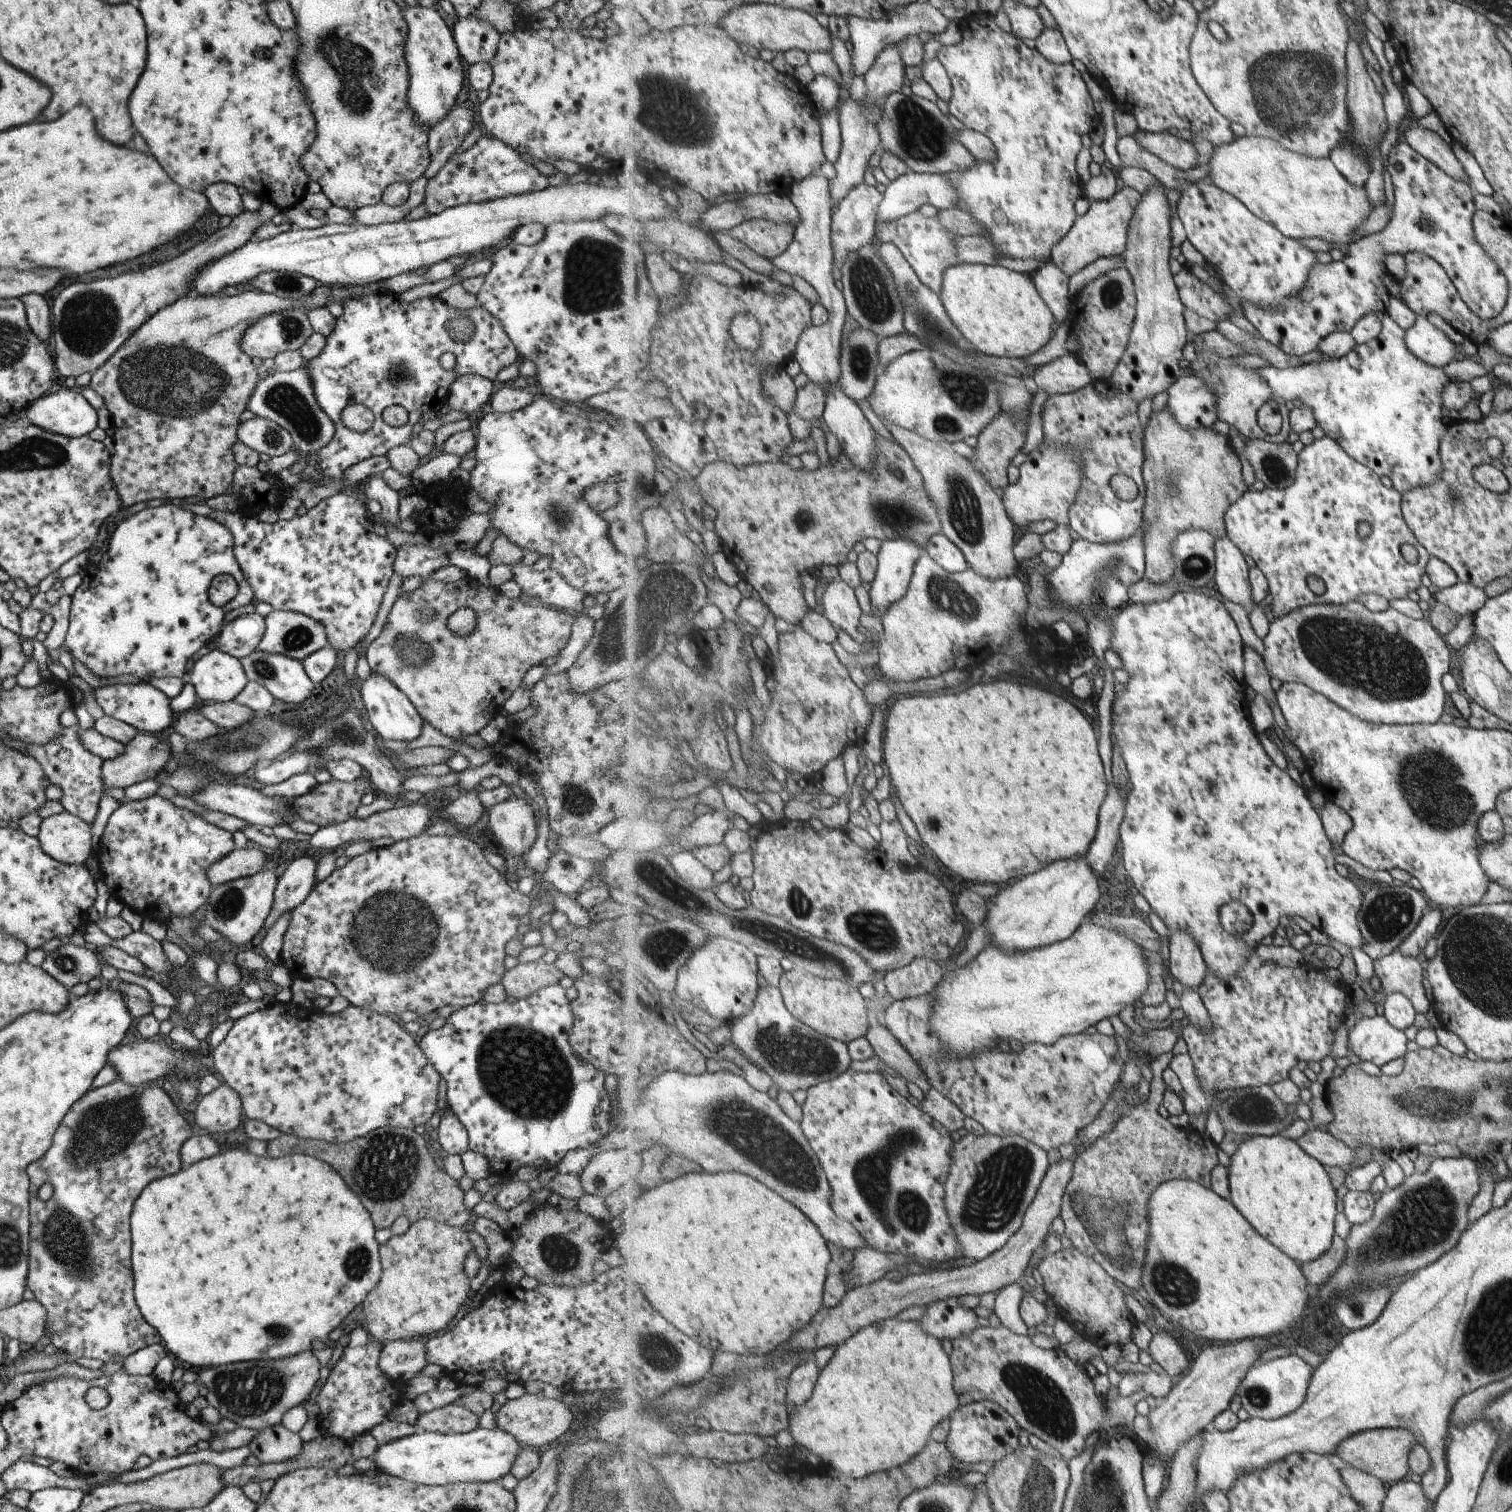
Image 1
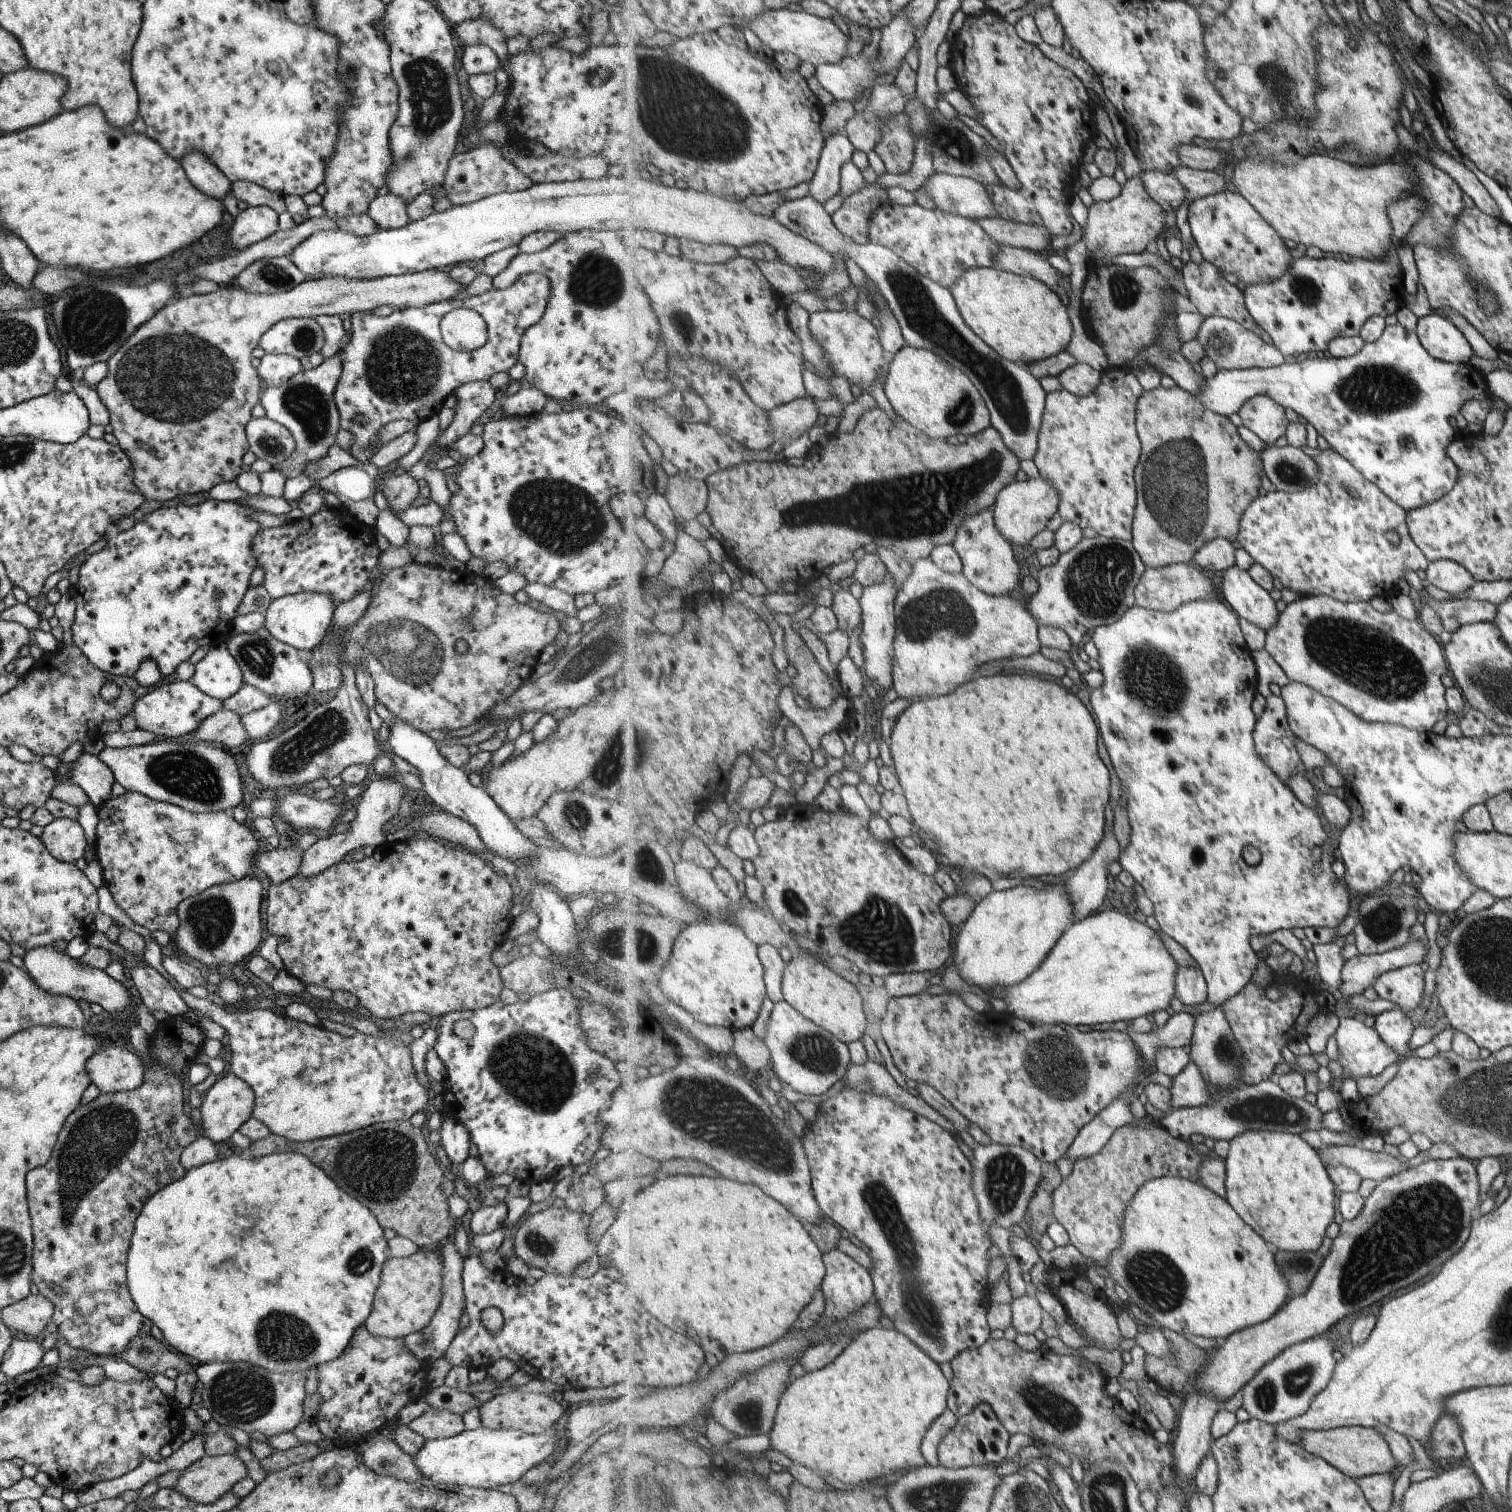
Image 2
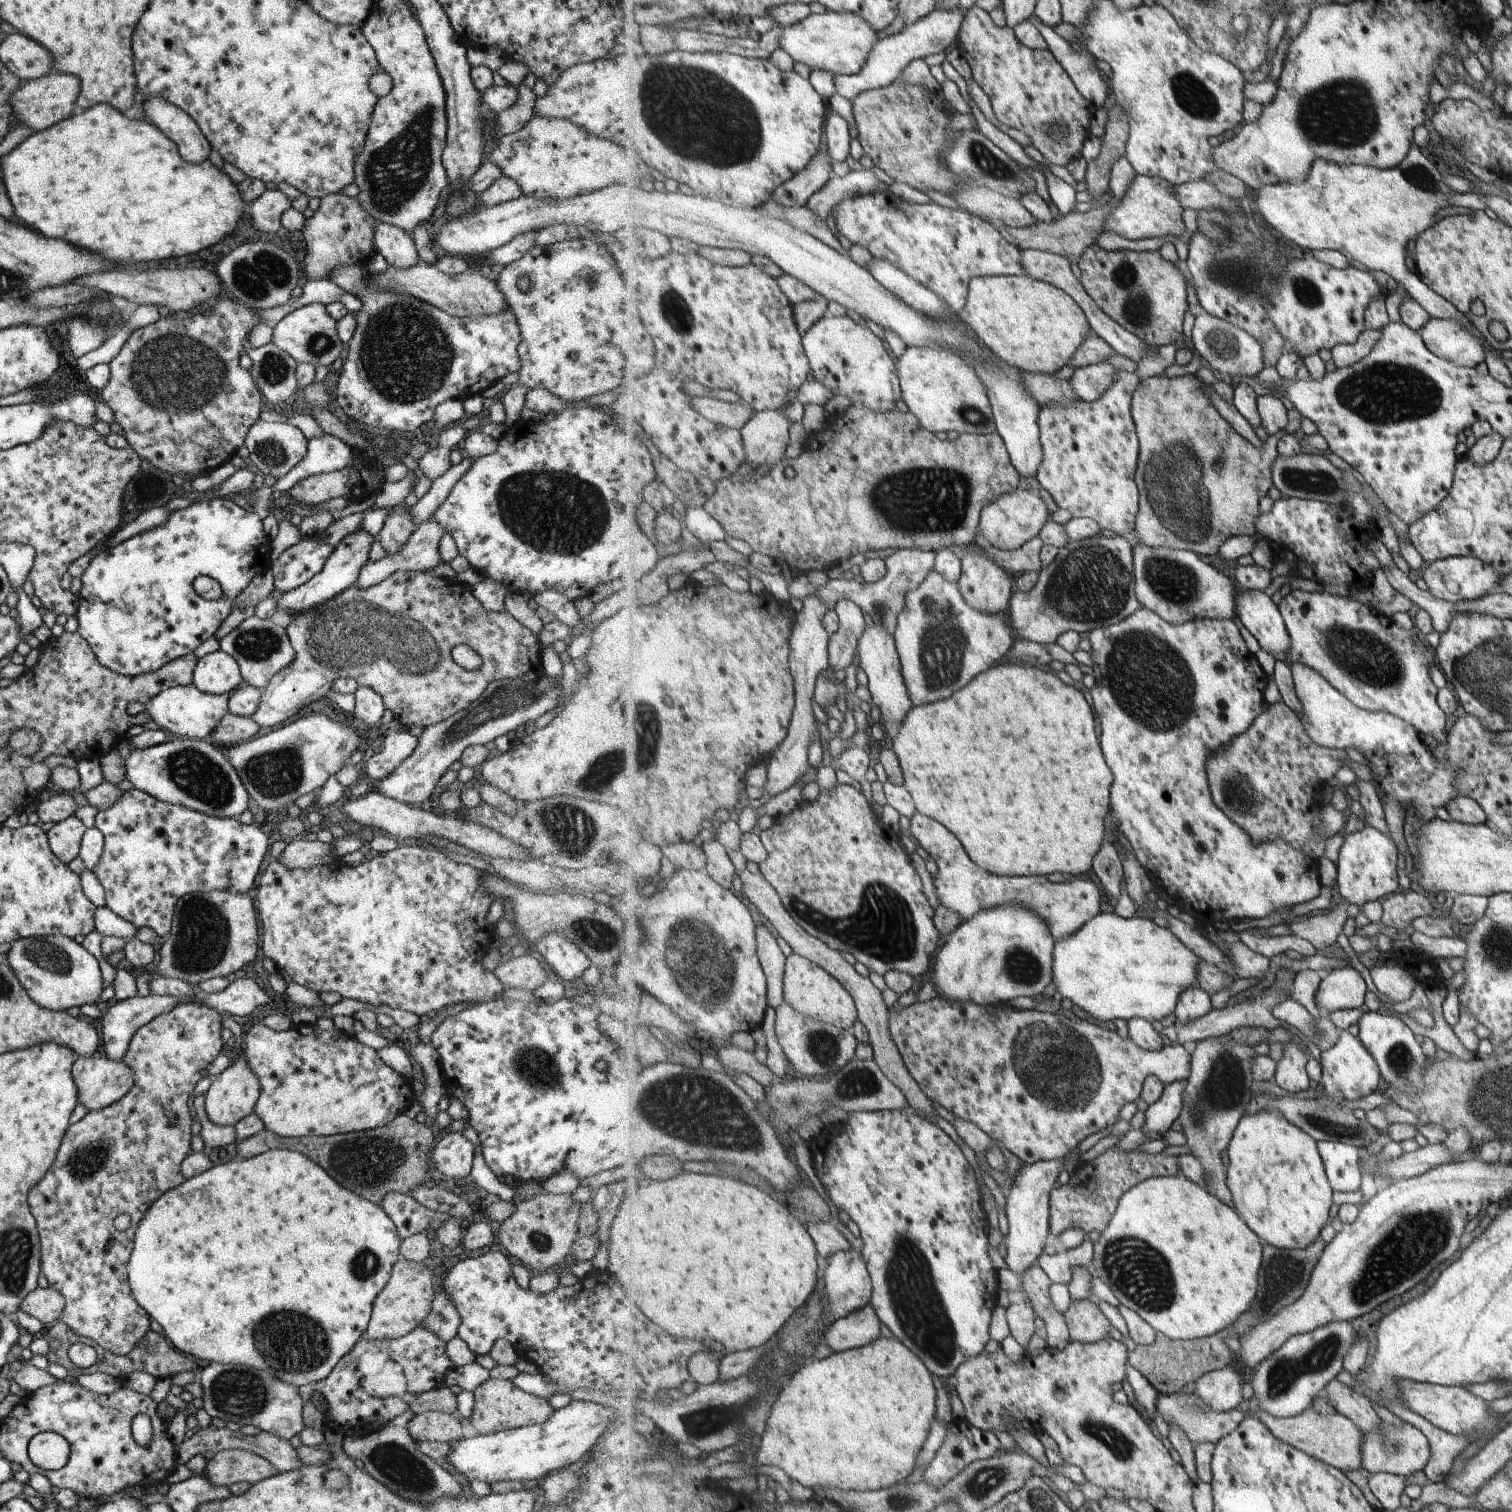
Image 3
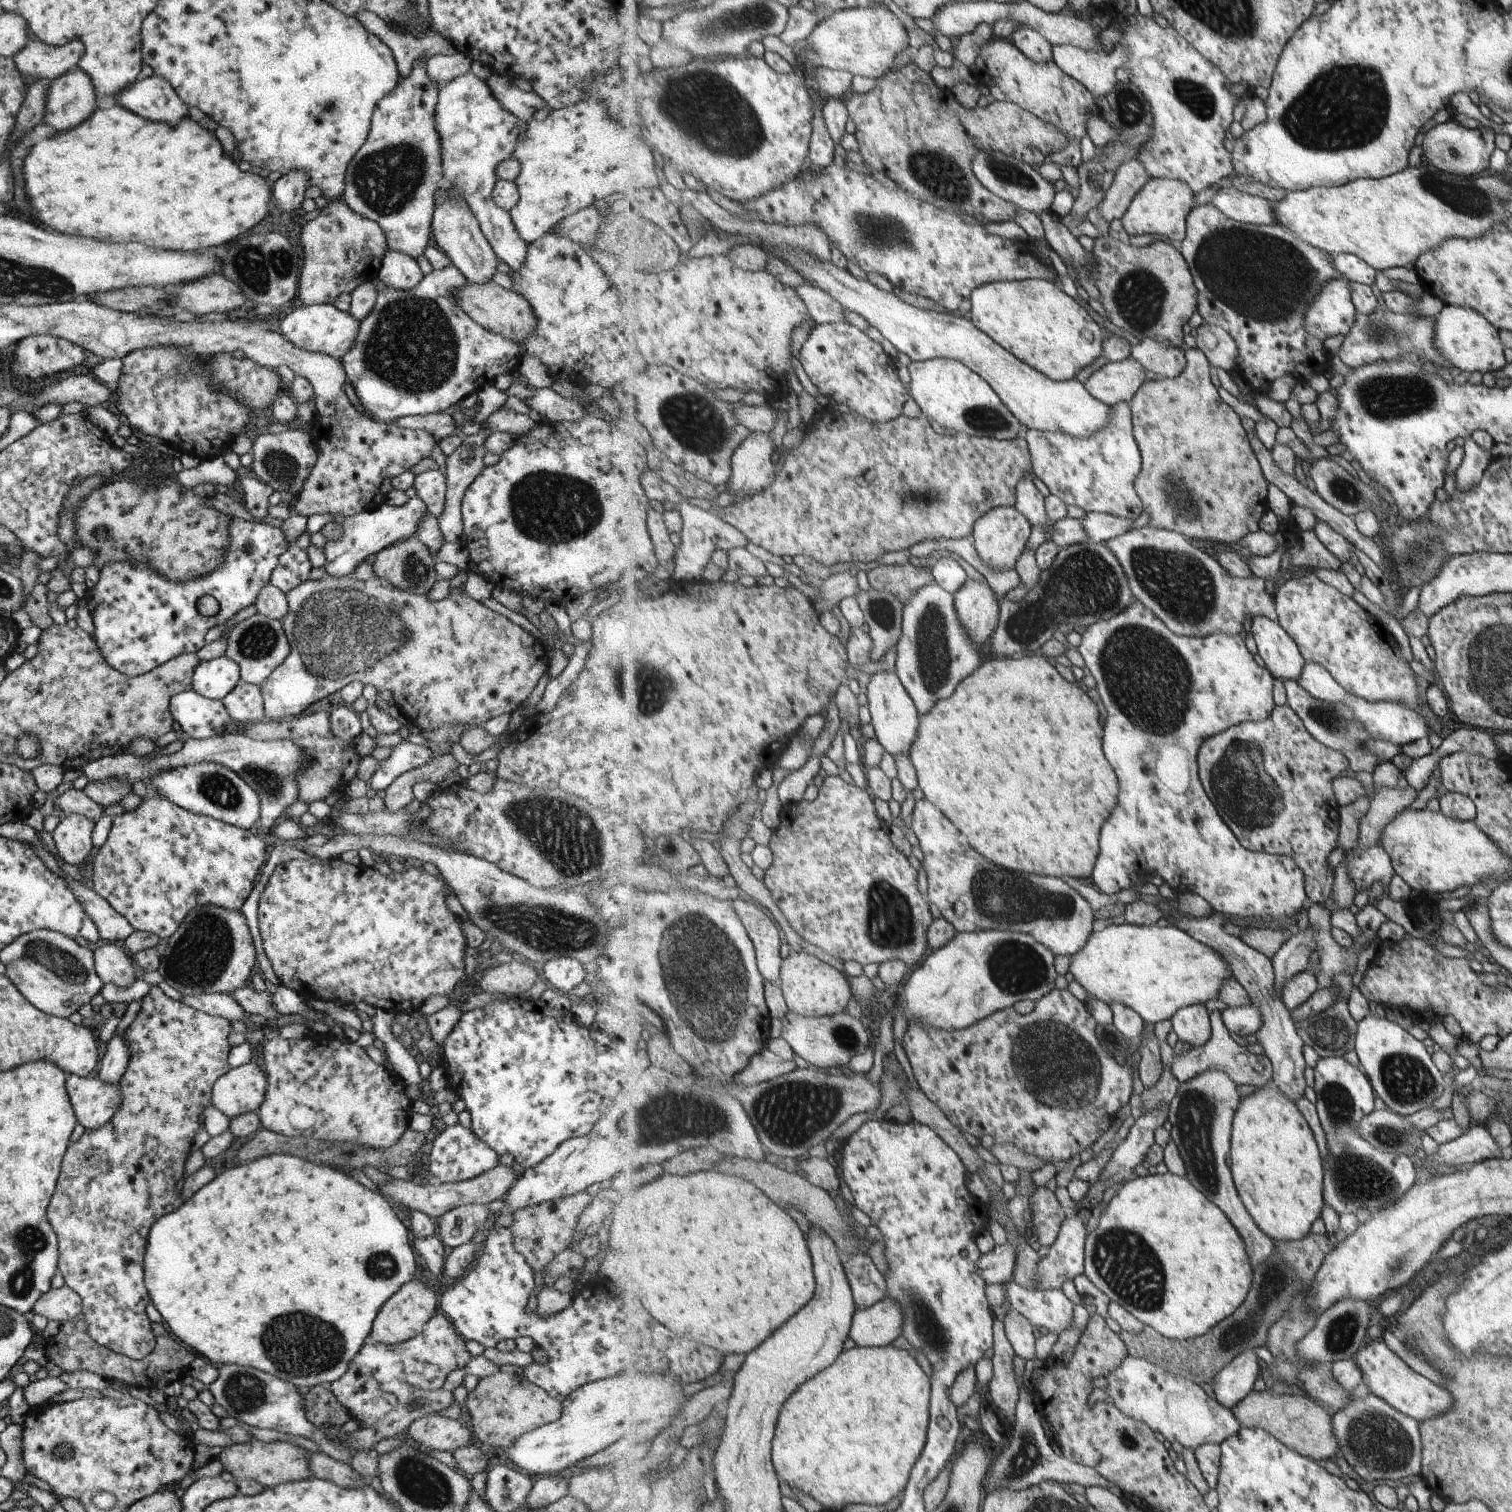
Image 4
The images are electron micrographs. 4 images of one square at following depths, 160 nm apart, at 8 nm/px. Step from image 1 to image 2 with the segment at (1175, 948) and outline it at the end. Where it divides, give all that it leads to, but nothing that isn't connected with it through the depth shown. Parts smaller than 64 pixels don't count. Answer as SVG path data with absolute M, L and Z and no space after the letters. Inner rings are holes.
M1186 967L1178 970L1176 998L1185 1006L1197 1006L1208 1001L1208 982L1201 968Z

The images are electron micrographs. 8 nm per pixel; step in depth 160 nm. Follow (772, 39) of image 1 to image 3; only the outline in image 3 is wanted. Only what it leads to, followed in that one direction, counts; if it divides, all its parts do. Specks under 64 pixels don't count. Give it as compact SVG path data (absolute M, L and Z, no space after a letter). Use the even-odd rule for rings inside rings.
M827 10L813 14L793 26L783 27L779 46L794 60L812 69L831 71L836 74L859 74L867 62L873 47L879 42L874 26L857 13L840 13Z

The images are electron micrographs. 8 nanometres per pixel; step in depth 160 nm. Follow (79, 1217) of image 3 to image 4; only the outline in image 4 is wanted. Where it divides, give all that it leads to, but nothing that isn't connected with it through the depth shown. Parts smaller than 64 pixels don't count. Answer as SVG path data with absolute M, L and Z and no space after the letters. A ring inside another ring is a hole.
M150 985L149 990L140 999L139 1010L136 1012L134 1020L124 1031L129 1060L117 1086L121 1095L121 1102L113 1116L103 1126L84 1130L83 1135L75 1143L68 1144L46 1210L47 1220L52 1226L58 1242L58 1263L56 1267L61 1273L64 1284L74 1290L78 1297L81 1298L80 1314L82 1316L81 1320L86 1322L86 1333L99 1346L136 1361L145 1358L155 1346L155 1339L150 1327L151 1322L145 1315L145 1306L149 1304L150 1298L149 1293L146 1293L142 1267L148 1230L161 1215L174 1211L183 1202L182 1196L177 1192L177 1181L183 1176L183 1164L185 1164L185 1160L189 1155L193 1136L200 1129L199 1114L203 1112L203 1108L211 1105L210 1092L212 1091L212 1084L230 1069L227 1062L228 1052L230 1051L230 1046L227 1045L227 1036L231 1032L231 1025L228 1020L205 1014L185 1003L175 1001L167 997L157 985Z

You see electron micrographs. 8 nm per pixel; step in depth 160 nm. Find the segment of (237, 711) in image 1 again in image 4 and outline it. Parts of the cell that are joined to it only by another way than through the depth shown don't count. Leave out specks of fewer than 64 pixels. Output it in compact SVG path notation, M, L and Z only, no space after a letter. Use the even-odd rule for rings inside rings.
M319 573L299 583L295 588L288 590L285 596L288 609L287 614L281 620L281 624L290 651L285 660L279 666L276 666L259 685L265 720L278 721L281 718L287 718L287 716L296 717L312 702L317 702L317 700L325 698L328 694L341 690L347 683L355 680L363 685L373 685L377 692L389 690L394 700L393 703L407 720L408 725L415 725L421 731L432 731L442 726L483 725L490 718L499 716L499 714L510 714L522 705L535 688L541 674L547 670L548 657L544 646L539 640L521 629L517 624L509 621L505 616L485 607L481 601L473 600L463 594L451 593L440 601L431 602L427 600L425 595L410 595L407 591L400 591L391 586L390 582L379 577L373 576L361 581L355 578L354 575L337 578Z

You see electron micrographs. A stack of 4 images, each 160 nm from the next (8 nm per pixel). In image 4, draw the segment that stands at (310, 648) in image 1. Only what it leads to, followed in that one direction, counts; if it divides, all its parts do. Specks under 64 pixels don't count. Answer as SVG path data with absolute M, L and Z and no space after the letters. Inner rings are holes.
M414 495L401 506L379 505L351 515L348 518L337 518L337 522L343 529L339 540L326 541L325 567L322 574L339 578L340 576L353 575L356 568L364 562L365 556L376 554L385 547L413 536L420 536L420 521L427 515L423 501Z

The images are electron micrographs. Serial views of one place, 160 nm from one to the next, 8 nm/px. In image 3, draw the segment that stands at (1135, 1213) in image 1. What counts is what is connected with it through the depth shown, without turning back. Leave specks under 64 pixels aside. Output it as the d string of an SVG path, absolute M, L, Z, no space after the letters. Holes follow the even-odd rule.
M1111 1148L1094 1160L1080 1164L1066 1185L1055 1188L1050 1194L1050 1227L1052 1234L1058 1236L1070 1226L1077 1226L1089 1234L1097 1230L1100 1234L1107 1229L1116 1213L1119 1201L1129 1189L1153 1177L1172 1177L1178 1175L1180 1163L1176 1156L1145 1154L1139 1148L1123 1153Z

